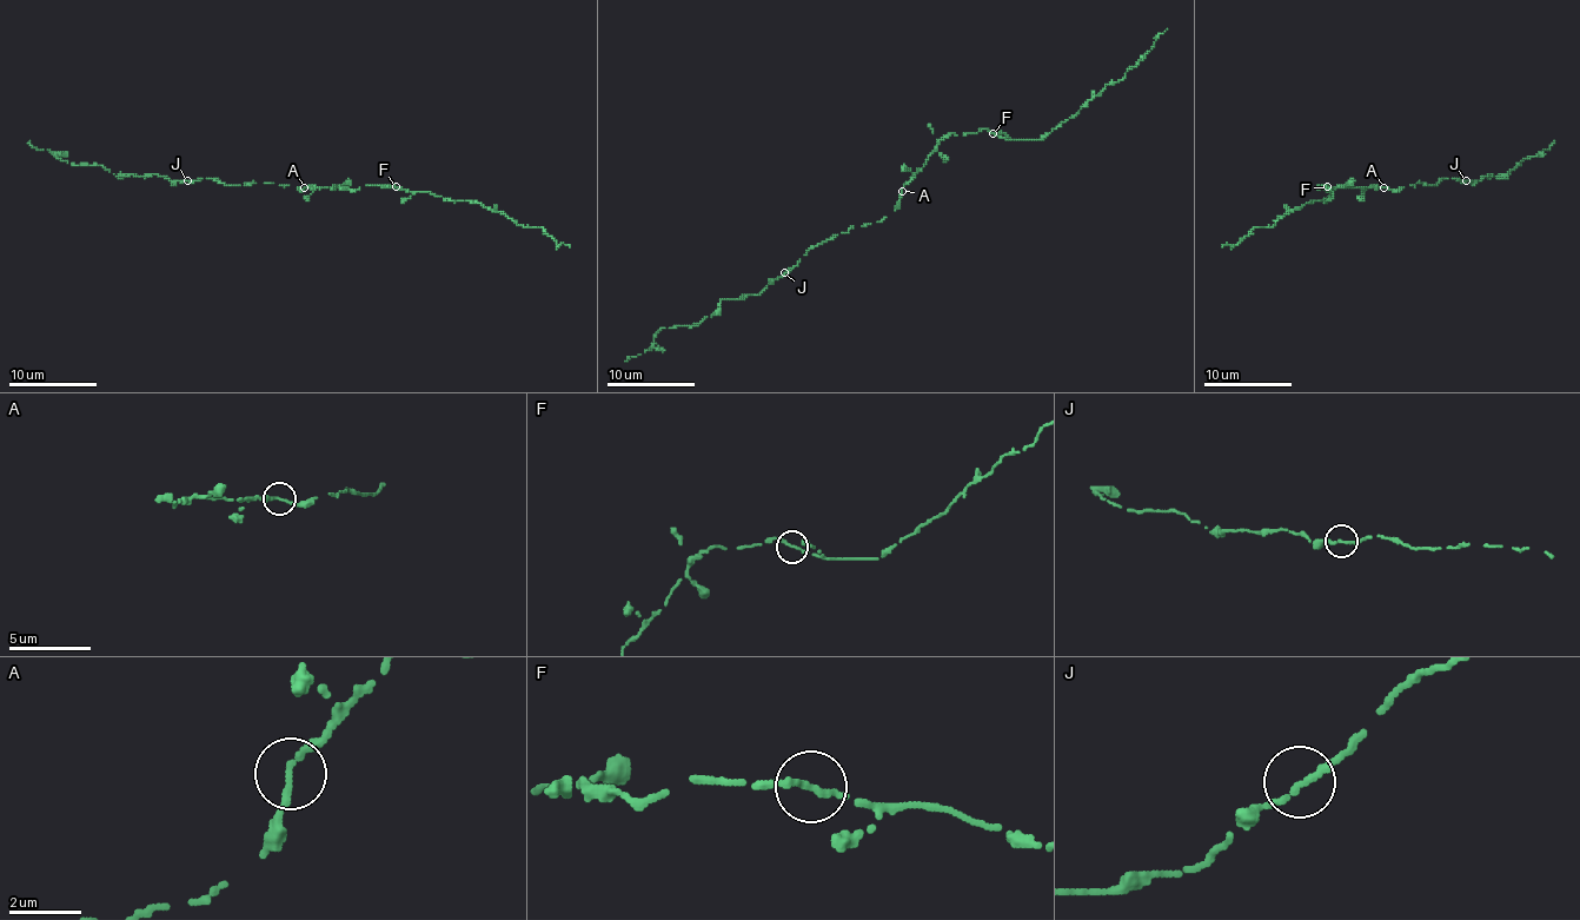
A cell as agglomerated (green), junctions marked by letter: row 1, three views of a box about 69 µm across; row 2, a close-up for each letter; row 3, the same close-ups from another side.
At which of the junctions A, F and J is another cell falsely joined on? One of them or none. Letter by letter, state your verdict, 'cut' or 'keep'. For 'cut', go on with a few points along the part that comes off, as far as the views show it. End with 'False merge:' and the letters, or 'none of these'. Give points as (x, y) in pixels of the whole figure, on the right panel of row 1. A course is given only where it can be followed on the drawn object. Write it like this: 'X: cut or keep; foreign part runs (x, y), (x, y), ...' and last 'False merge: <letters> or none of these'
A: keep
F: keep
J: keep
False merge: none of these

